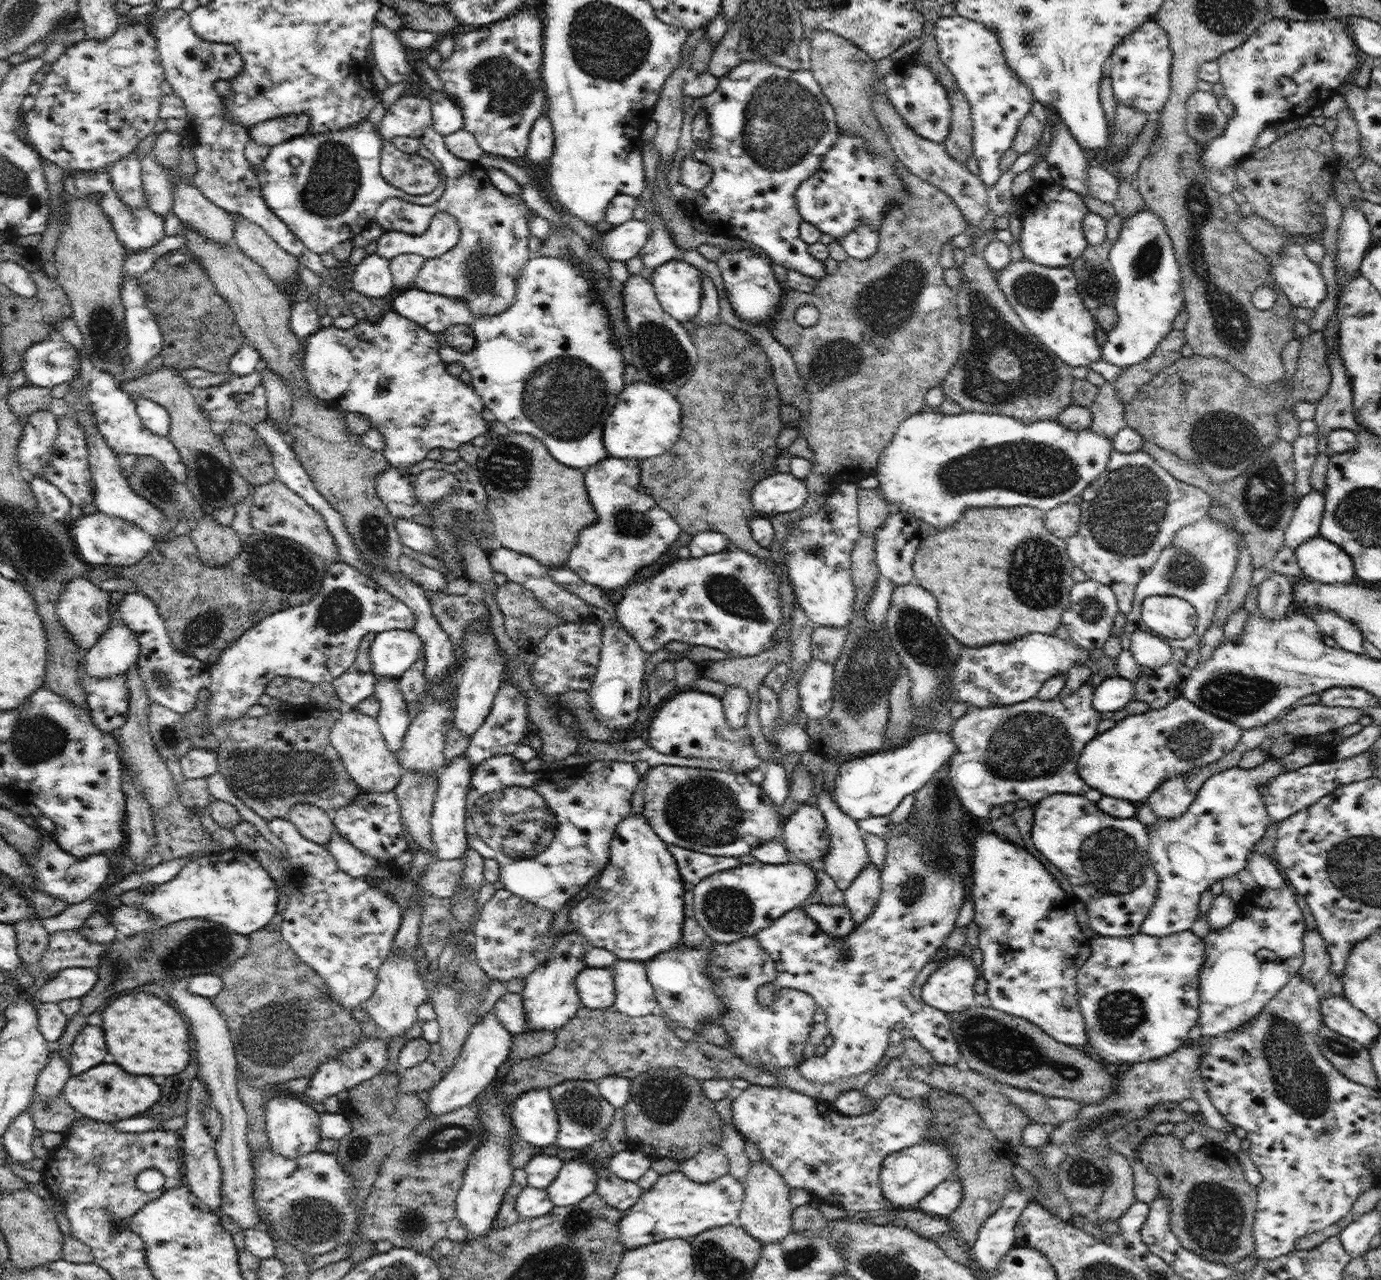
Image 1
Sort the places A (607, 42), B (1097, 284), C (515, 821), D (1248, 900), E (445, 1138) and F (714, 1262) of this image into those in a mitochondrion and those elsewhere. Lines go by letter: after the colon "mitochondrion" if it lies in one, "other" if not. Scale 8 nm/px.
A: mitochondrion
B: mitochondrion
C: mitochondrion
D: other
E: mitochondrion
F: mitochondrion

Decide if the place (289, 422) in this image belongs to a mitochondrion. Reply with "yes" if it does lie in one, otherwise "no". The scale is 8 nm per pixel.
no

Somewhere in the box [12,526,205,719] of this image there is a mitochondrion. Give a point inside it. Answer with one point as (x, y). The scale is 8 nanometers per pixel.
(161, 679)

